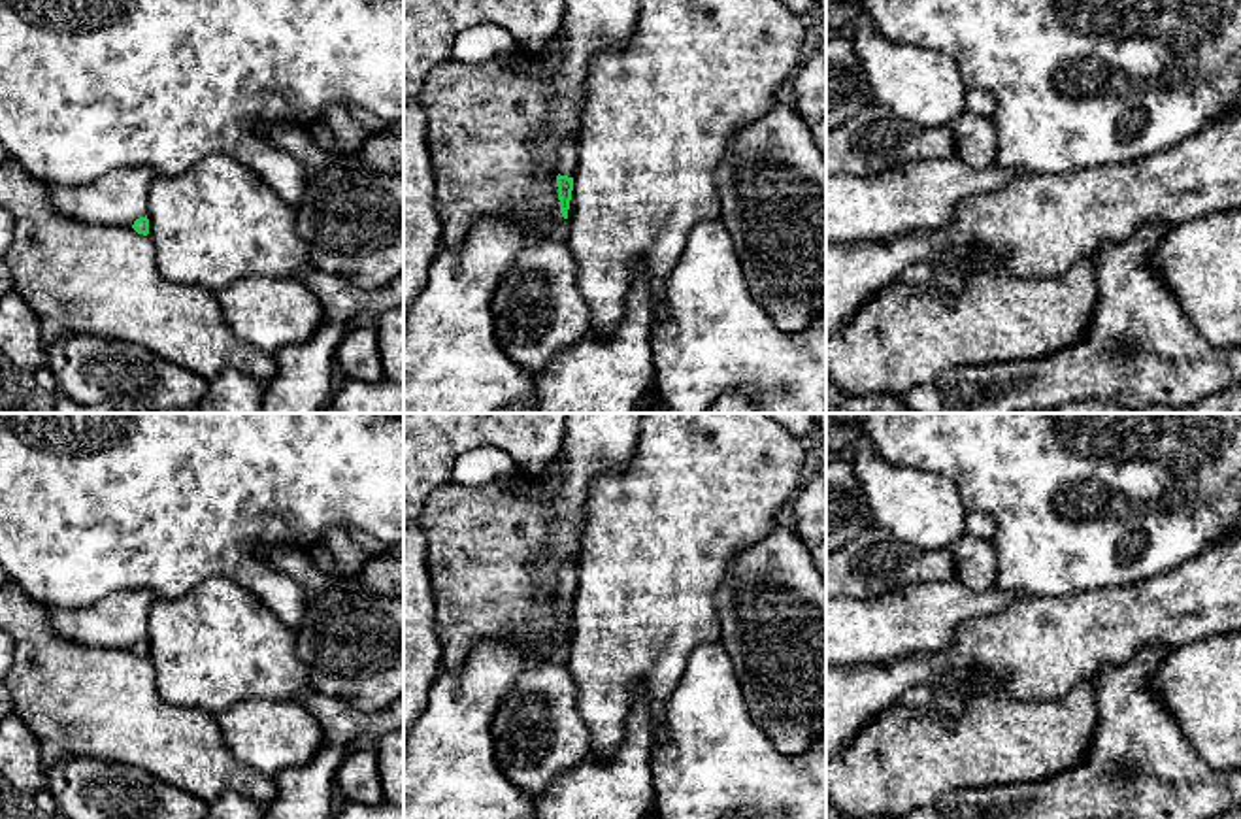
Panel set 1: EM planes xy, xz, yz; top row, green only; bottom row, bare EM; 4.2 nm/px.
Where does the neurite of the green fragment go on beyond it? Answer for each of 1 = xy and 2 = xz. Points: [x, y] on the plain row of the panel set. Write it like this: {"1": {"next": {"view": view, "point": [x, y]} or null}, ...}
{"1": {"next": null}, "2": {"next": {"view": "xz", "point": [570, 570]}}}

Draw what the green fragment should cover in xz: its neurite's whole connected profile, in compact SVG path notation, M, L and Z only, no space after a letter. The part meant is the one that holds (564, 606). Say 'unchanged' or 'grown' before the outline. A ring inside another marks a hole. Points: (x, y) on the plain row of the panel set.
grown; M571 557L564 562L560 570L560 589L556 598L560 636L564 642L568 642L577 581L579 581L579 562L577 557Z

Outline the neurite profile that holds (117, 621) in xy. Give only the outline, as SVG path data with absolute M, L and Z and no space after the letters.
M147 589L111 593L79 610L49 608L60 638L94 649L132 649L147 638L147 619L157 594Z

